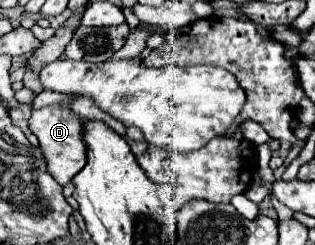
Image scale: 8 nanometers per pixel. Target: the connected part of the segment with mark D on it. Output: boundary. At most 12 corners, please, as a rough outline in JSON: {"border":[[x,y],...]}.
{"border":[[67,104],[33,110],[31,132],[65,186],[87,164],[83,118]]}

